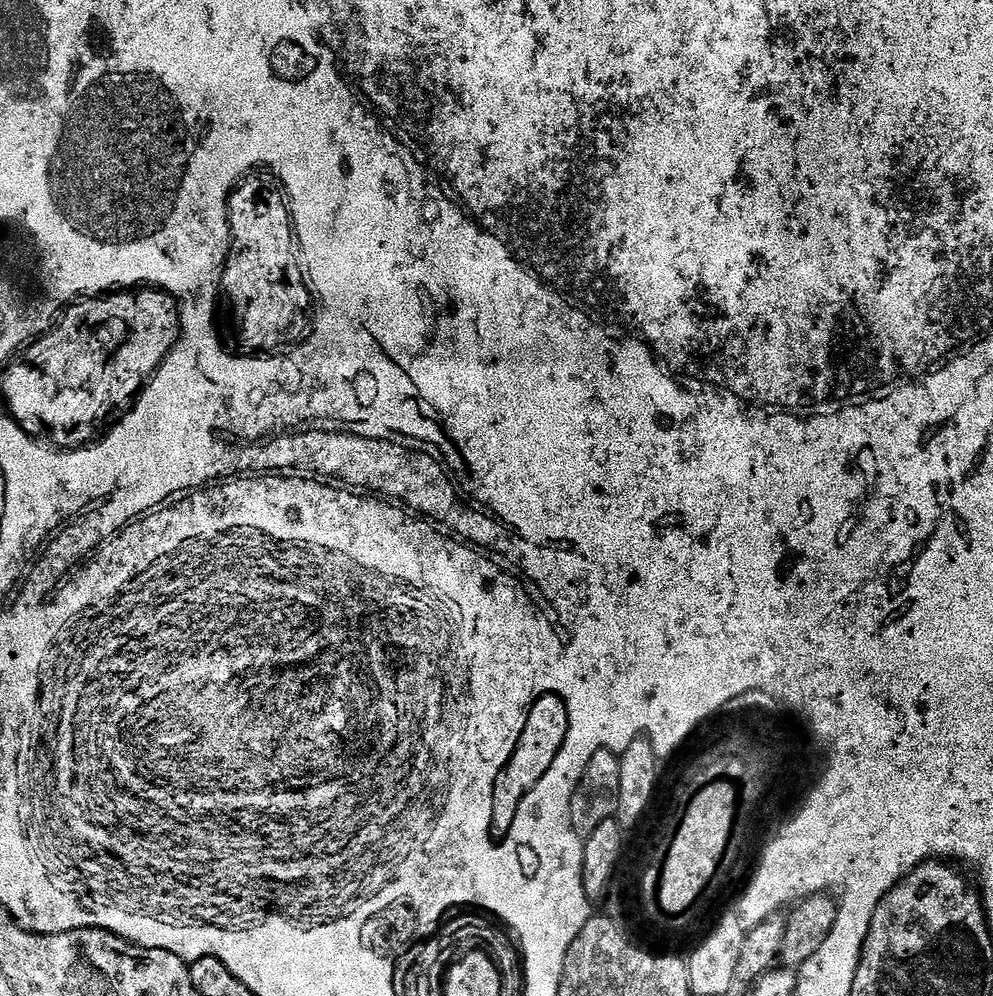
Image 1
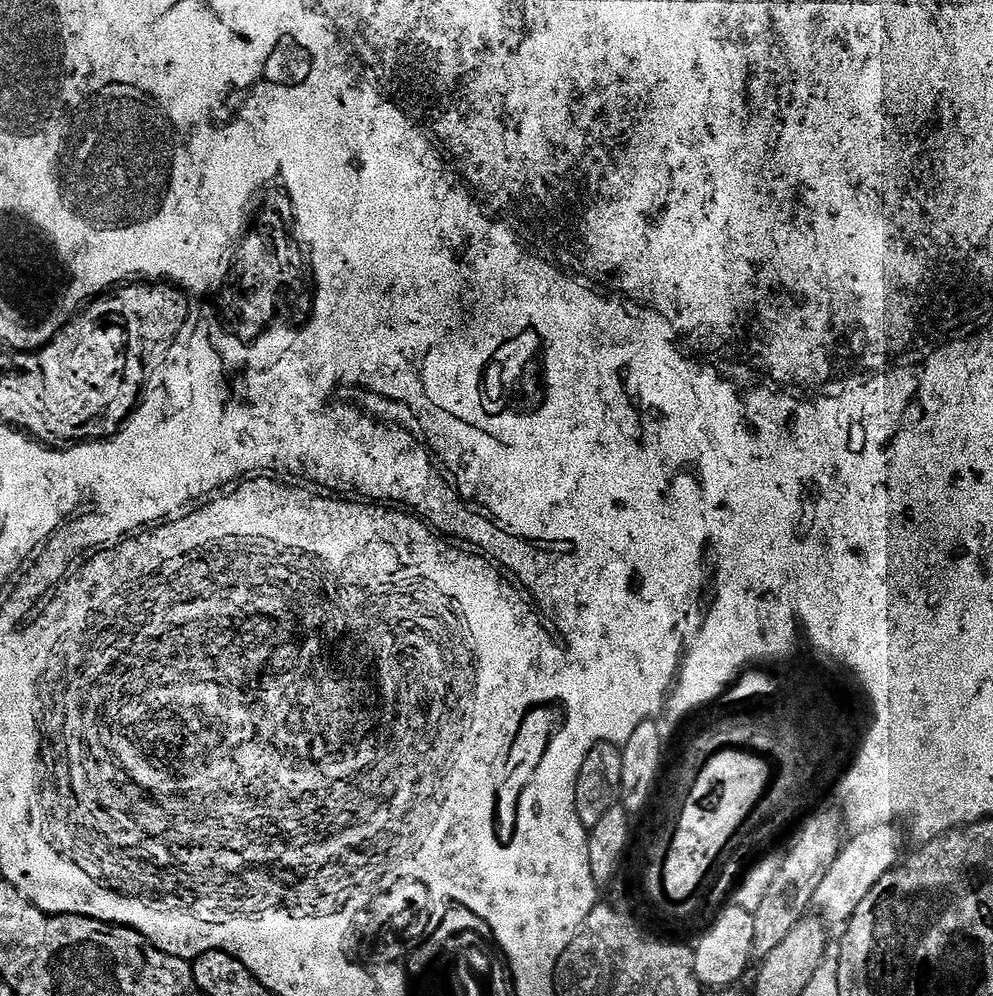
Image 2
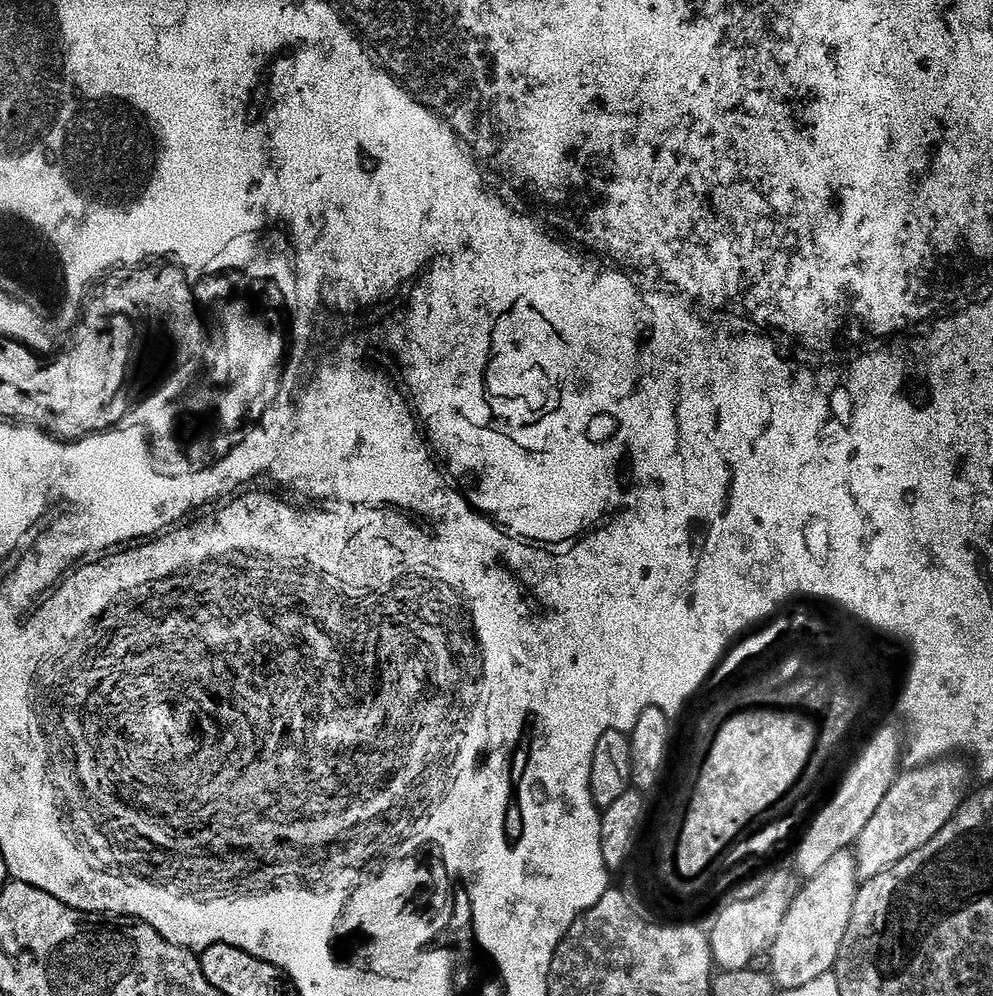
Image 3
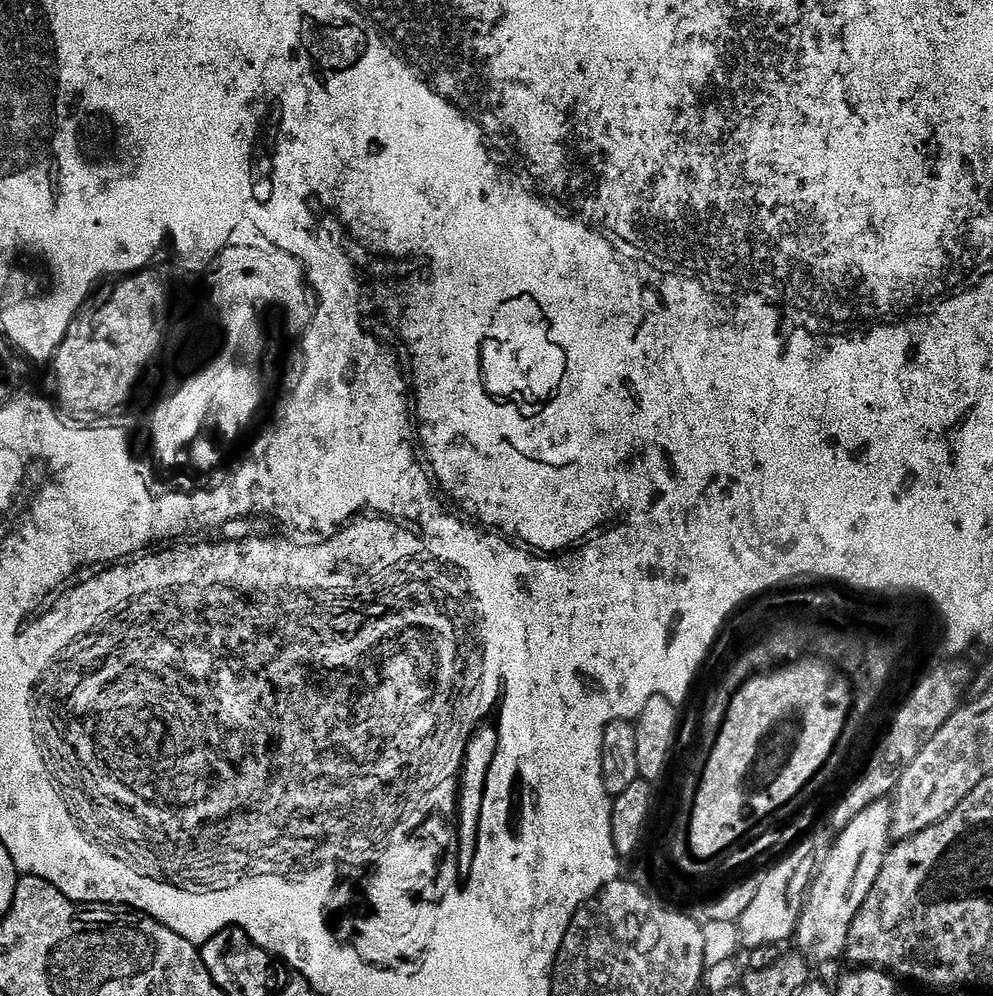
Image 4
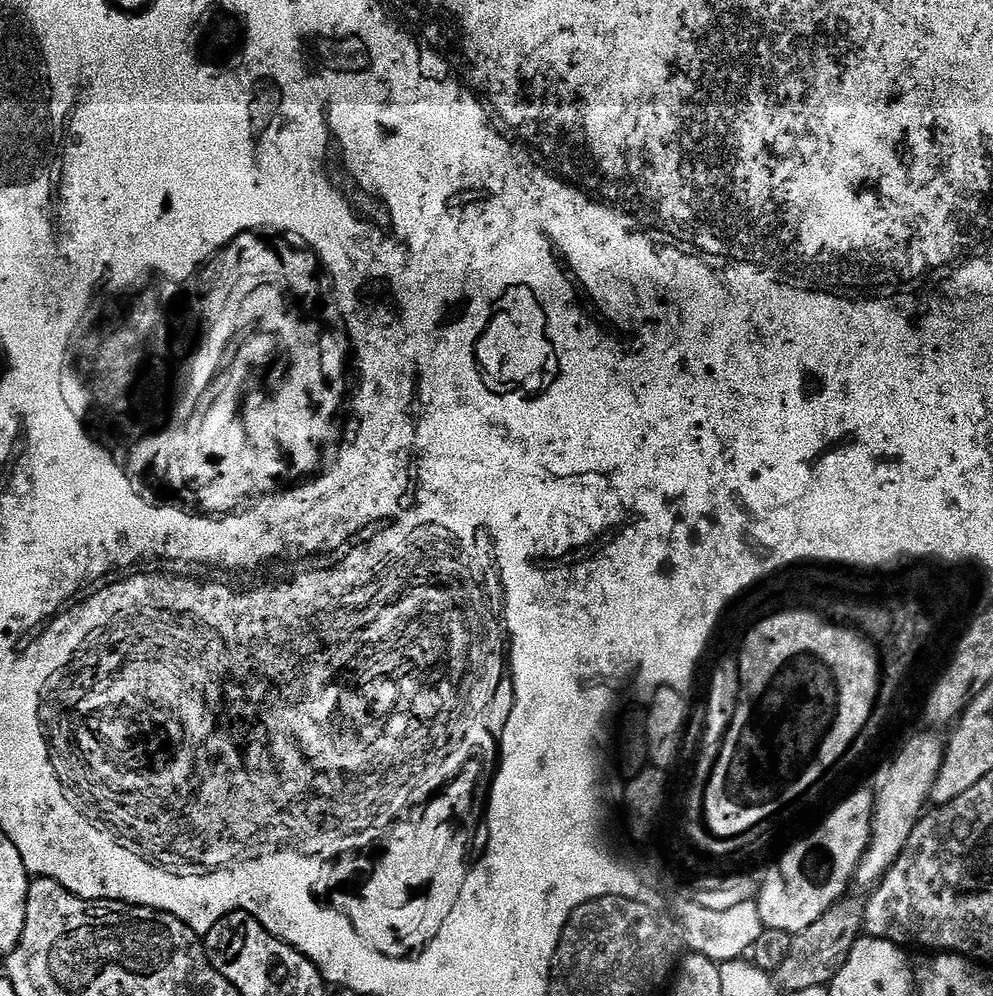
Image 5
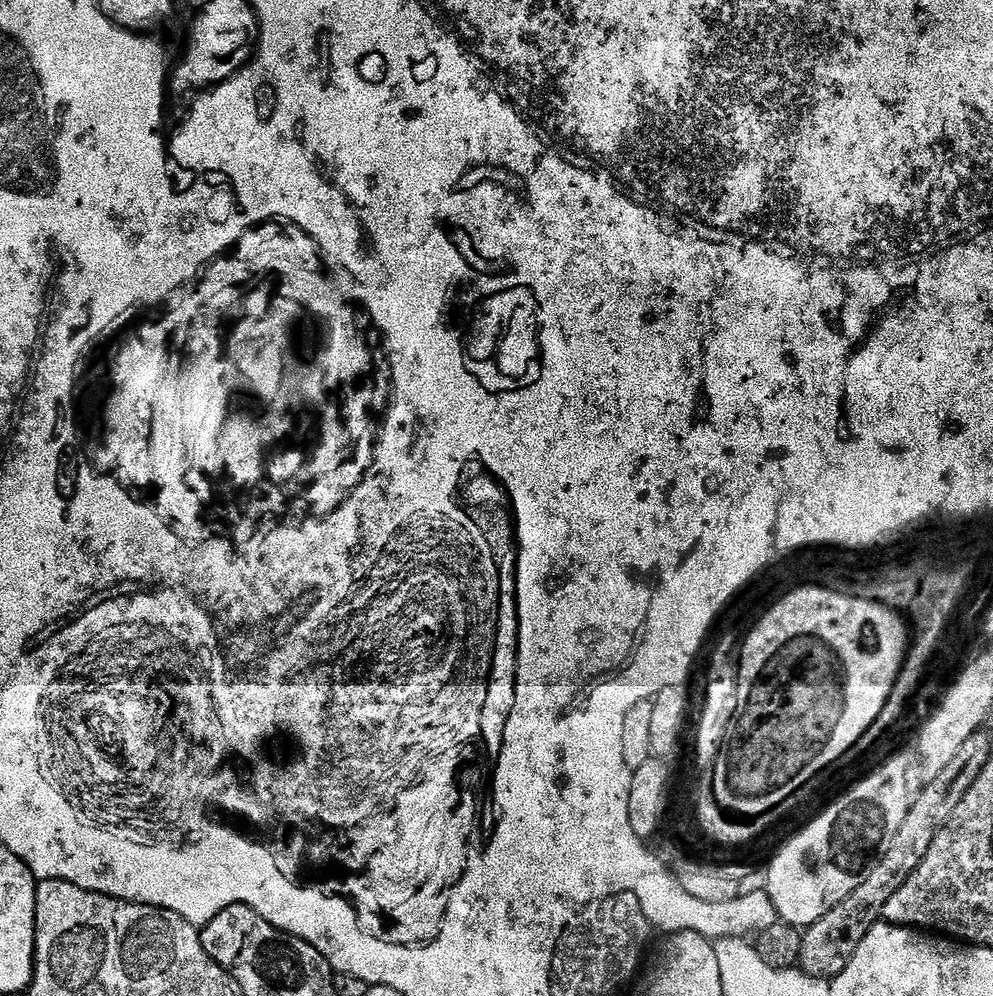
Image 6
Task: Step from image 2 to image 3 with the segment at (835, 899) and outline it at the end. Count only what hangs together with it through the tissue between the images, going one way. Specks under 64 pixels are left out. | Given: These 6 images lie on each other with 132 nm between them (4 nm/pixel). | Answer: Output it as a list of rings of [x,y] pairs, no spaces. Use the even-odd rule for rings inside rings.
[[[952,762],[922,764],[913,767],[911,769],[913,772],[905,771],[897,775],[894,786],[890,786],[890,794],[882,798],[882,806],[878,806],[874,818],[870,818],[866,830],[862,830],[862,834],[856,839],[854,853],[857,874],[861,881],[873,880],[878,874],[890,870],[890,866],[902,862],[902,858],[914,854],[914,850],[922,850],[922,846],[926,846],[926,842],[930,842],[930,838],[934,838],[934,834],[938,834],[938,830],[942,830],[942,826],[950,822],[950,818],[954,818],[954,814],[966,799],[964,772],[958,765],[948,763]]]

